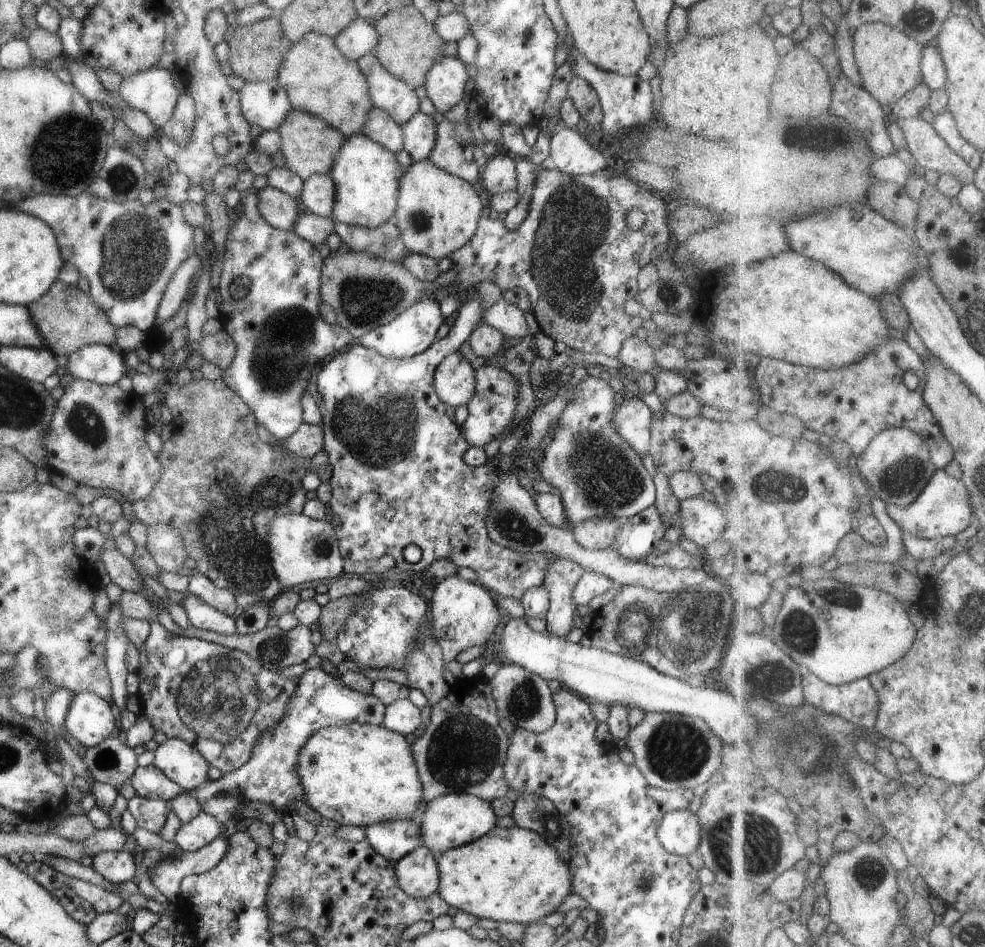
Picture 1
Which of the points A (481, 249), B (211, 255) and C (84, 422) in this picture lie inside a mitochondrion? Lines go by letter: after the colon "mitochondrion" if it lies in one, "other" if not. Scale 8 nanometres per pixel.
A: other
B: other
C: mitochondrion

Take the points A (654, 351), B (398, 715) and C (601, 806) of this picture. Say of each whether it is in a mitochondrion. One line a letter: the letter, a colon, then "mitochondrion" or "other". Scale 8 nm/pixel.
A: other
B: other
C: other

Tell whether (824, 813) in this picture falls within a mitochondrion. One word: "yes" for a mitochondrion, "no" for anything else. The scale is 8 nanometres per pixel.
no

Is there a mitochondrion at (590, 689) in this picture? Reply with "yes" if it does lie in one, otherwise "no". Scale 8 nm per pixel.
no

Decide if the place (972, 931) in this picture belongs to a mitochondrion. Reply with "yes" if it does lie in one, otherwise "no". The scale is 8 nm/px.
yes

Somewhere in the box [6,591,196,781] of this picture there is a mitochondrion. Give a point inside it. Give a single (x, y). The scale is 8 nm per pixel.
(109, 760)

